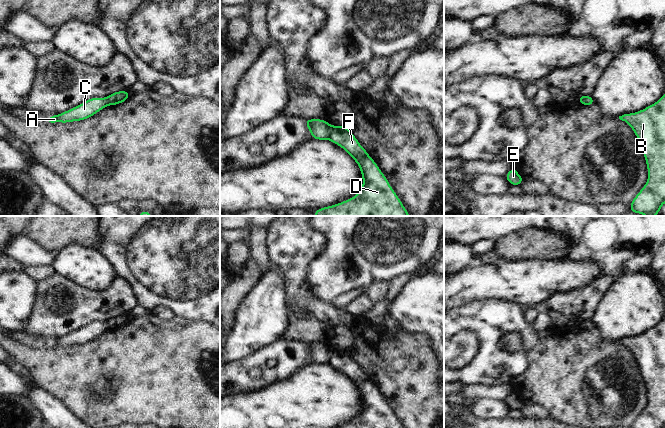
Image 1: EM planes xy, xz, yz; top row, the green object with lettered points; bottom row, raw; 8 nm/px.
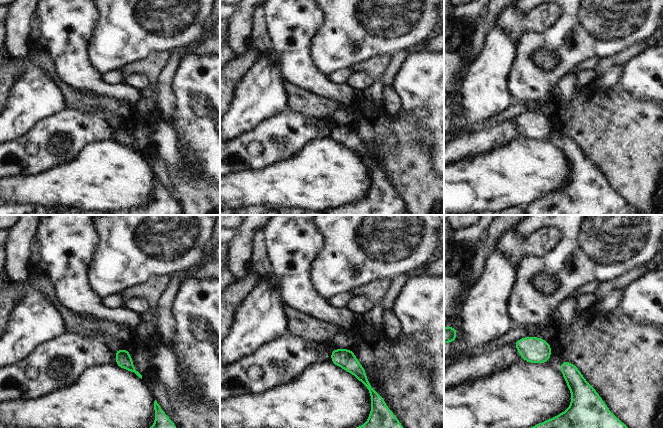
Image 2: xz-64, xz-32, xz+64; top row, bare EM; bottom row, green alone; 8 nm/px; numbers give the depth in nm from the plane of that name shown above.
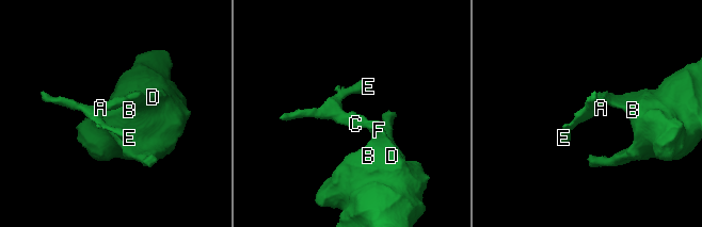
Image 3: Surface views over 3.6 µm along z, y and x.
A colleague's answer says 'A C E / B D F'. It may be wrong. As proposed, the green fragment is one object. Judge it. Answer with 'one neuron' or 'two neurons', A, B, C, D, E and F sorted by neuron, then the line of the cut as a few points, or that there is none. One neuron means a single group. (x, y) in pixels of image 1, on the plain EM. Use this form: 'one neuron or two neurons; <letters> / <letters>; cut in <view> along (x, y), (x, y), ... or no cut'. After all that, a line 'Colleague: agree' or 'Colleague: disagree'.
two neurons; A C E / B D F; cut in xz along (332, 350), (330, 359), (327, 362)
Colleague: agree

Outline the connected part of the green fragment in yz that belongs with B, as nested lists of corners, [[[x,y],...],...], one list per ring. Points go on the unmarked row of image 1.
[[[665,318],[654,328],[619,340],[634,355],[646,383],[648,404],[630,428],[665,427]]]

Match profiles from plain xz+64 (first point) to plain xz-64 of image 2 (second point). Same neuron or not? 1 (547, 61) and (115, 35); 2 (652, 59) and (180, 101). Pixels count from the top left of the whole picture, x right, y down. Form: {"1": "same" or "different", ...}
{"1": "same", "2": "same"}

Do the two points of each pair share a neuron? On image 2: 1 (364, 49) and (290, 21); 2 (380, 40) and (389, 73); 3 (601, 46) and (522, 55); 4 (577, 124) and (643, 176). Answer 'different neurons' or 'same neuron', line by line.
1: different neurons
2: different neurons
3: same neuron
4: same neuron

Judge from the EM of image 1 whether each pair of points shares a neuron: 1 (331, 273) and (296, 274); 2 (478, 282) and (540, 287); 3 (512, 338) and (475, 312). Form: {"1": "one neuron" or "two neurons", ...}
{"1": "two neurons", "2": "one neuron", "3": "one neuron"}

